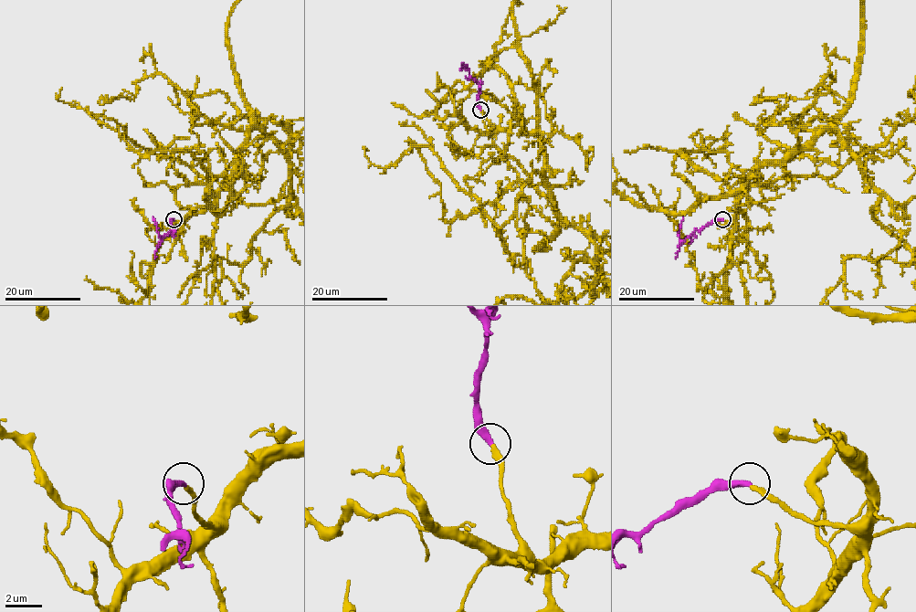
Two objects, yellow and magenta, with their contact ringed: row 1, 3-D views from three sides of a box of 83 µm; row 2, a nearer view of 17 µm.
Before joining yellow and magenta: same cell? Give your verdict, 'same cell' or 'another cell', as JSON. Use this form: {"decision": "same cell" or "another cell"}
{"decision": "same cell"}

